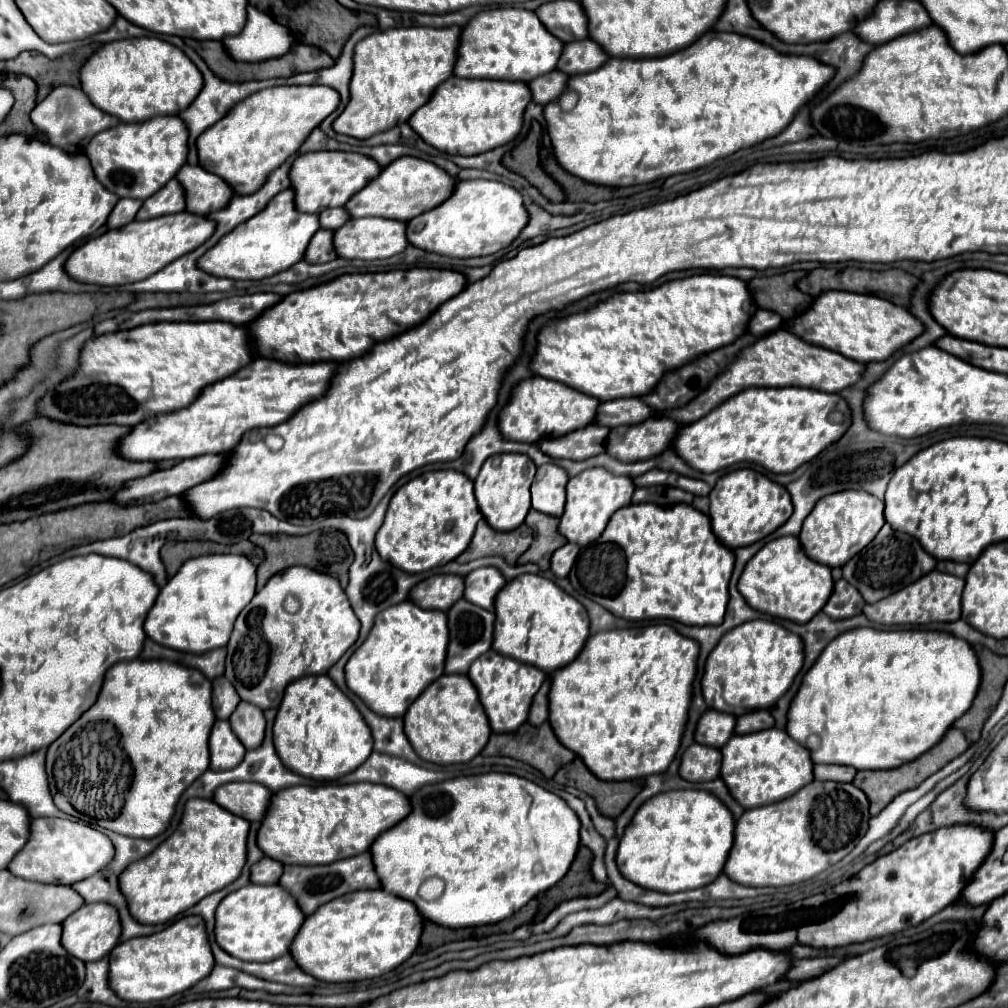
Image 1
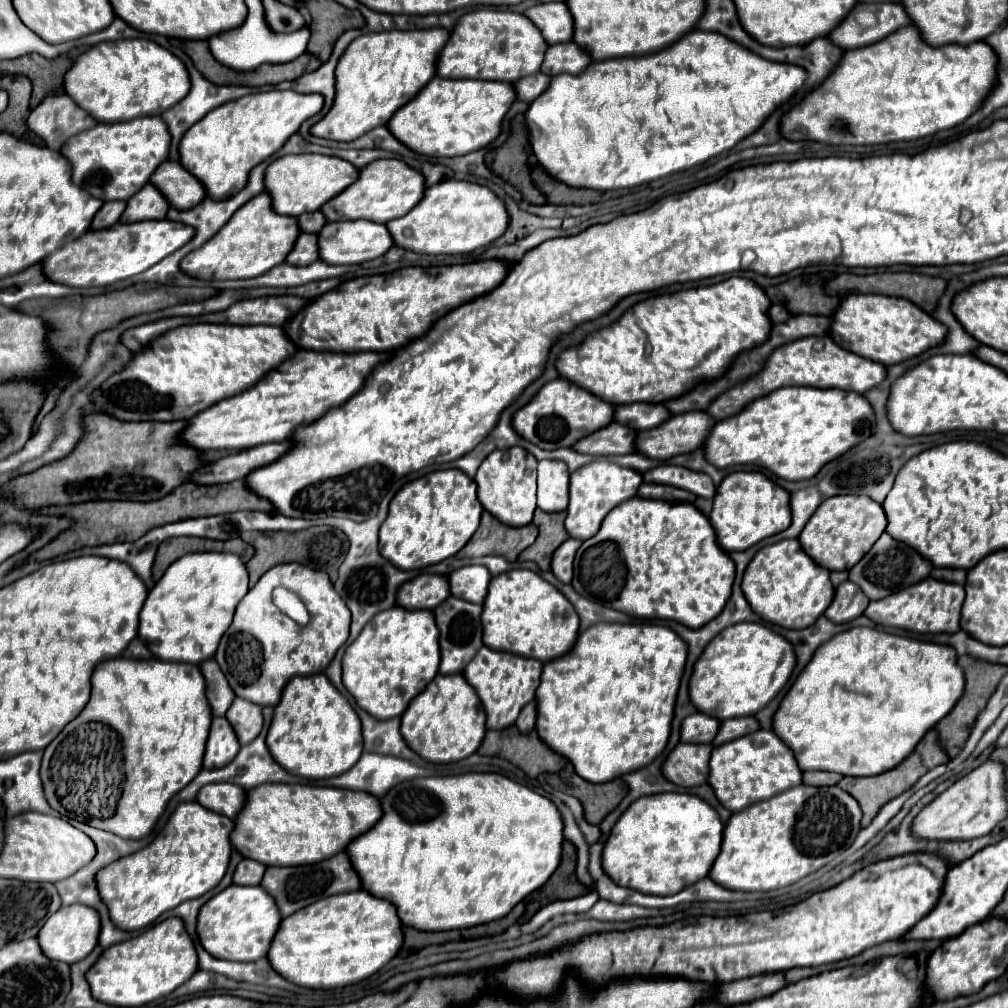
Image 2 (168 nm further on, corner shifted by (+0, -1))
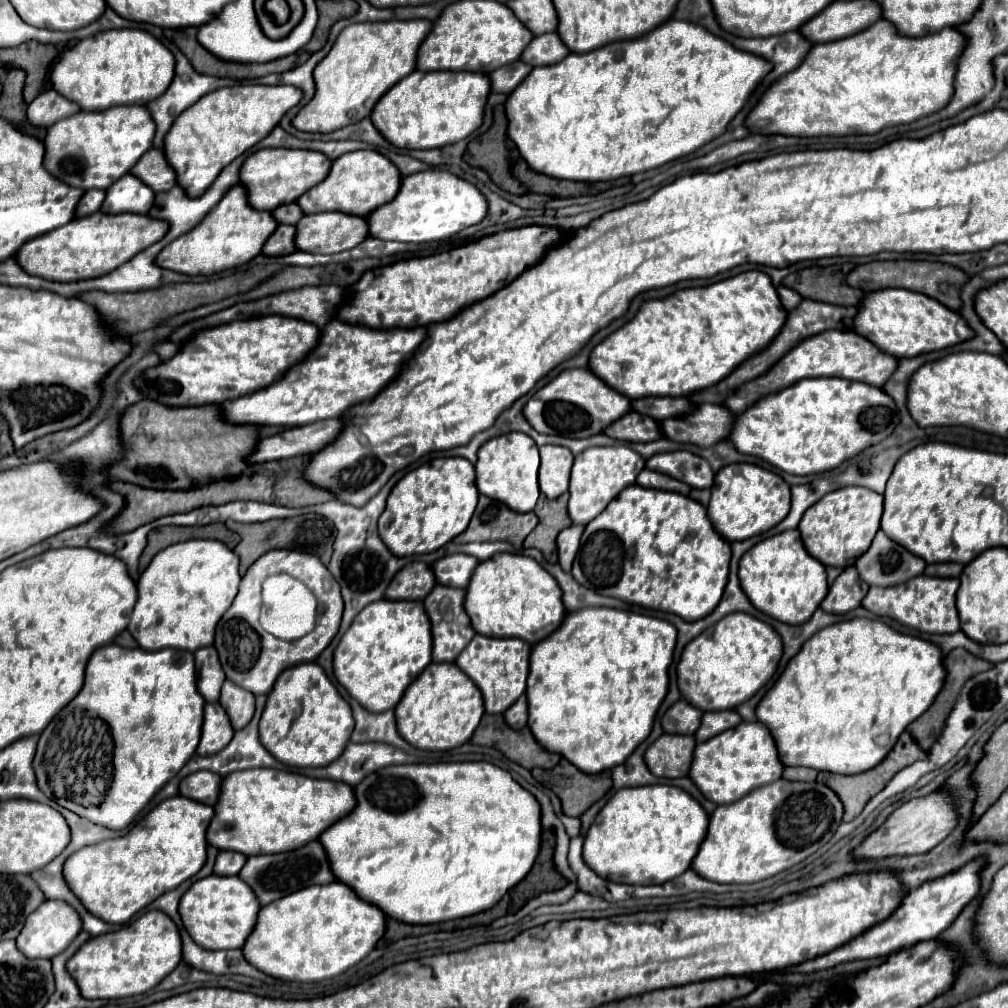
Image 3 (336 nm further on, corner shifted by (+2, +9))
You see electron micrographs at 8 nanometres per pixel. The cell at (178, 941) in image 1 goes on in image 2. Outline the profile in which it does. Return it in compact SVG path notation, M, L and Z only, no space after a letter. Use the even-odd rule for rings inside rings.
M165 918L143 934L109 946L87 970L91 996L113 1006L143 1006L161 996L167 996L177 986L187 982L197 972L197 954L183 920Z

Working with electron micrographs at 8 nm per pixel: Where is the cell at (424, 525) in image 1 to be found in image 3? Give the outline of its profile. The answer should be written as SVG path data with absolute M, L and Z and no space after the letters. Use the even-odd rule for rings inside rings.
M437 458L429 464L423 464L409 474L405 474L395 488L391 490L387 498L387 508L379 518L379 536L385 542L385 546L395 554L395 556L413 556L413 554L427 554L443 544L451 542L455 536L459 536L477 506L477 486L475 486L475 468L469 460L465 458Z

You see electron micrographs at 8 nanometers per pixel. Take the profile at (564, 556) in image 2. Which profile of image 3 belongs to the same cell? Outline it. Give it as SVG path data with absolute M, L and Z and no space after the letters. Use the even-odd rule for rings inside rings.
M573 524L565 530L561 530L561 534L557 536L557 554L559 554L559 564L561 564L563 572L571 572L571 564L579 550L579 538L583 534L583 528L585 526Z

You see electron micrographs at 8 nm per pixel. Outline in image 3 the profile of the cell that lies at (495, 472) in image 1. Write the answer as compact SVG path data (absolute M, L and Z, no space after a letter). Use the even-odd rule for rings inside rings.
M509 432L497 438L487 440L477 452L477 488L481 494L503 502L513 512L531 512L539 498L539 484L537 484L537 470L539 470L539 452L533 438L525 436L523 432Z

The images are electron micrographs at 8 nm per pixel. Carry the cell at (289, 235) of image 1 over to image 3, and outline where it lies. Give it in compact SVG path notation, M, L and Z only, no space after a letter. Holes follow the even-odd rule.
M235 184L223 196L221 204L217 204L213 212L209 212L203 224L193 228L193 232L187 232L185 236L173 240L173 244L161 250L161 254L157 256L157 264L181 274L213 274L225 268L235 268L261 254L265 242L277 230L277 226L279 224L273 214L267 210L255 210L249 204L247 188L243 184Z

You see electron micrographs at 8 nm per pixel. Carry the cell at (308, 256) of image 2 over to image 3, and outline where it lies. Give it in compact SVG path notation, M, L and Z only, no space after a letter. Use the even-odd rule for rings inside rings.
M281 224L277 232L269 238L269 244L265 244L263 254L265 256L285 256L295 252L295 226L285 226Z

